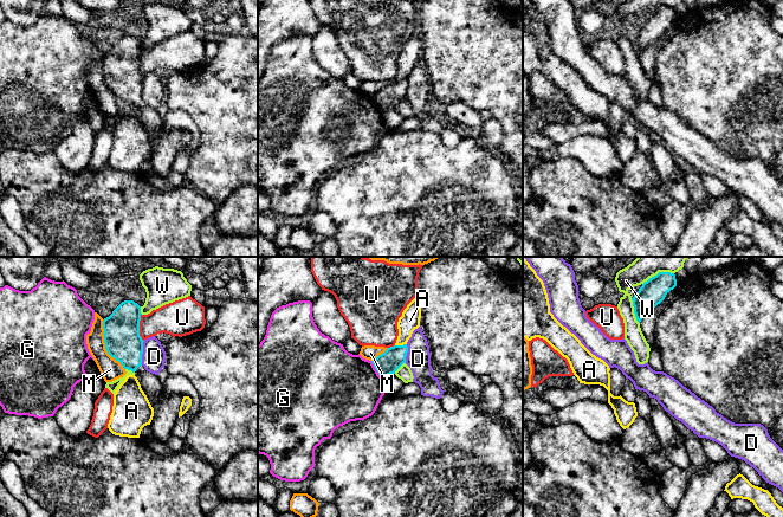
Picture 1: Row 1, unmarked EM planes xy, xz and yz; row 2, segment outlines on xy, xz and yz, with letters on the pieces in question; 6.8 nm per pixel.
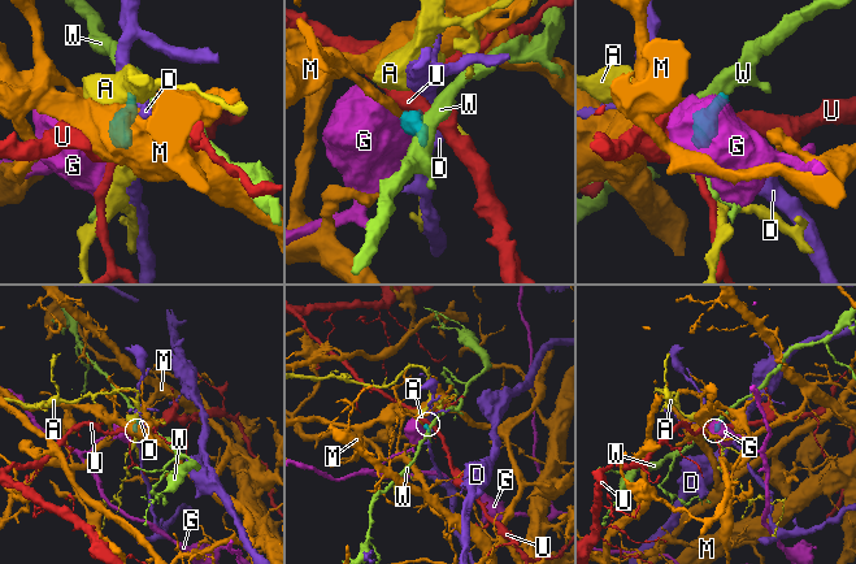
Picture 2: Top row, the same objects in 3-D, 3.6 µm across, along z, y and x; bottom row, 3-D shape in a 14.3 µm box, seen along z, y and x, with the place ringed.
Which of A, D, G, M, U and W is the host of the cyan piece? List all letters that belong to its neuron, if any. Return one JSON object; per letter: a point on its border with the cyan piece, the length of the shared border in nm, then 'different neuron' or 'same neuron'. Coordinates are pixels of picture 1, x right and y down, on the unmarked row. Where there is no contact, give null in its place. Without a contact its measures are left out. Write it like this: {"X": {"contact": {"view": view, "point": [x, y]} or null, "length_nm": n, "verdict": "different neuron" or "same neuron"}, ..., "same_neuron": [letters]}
{"A": {"contact": {"view": "xz", "point": [400, 81]}, "length_nm": 80, "verdict": "different neuron"}, "D": {"contact": {"view": "xy", "point": [142, 88]}, "length_nm": 170, "verdict": "different neuron"}, "G": {"contact": {"view": "xz", "point": [375, 103]}, "length_nm": 140, "verdict": "different neuron"}, "M": {"contact": {"view": "xy", "point": [105, 81]}, "length_nm": 380, "verdict": "different neuron"}, "U": {"contact": {"view": "xy", "point": [138, 63]}, "length_nm": 190, "verdict": "different neuron"}, "W": {"contact": {"view": "yz", "point": [634, 46]}, "length_nm": 190, "verdict": "different neuron"}, "same_neuron": []}

